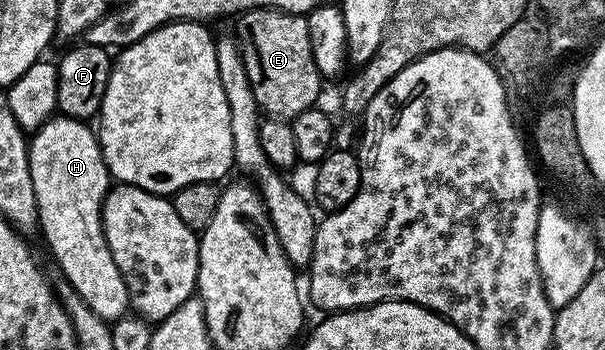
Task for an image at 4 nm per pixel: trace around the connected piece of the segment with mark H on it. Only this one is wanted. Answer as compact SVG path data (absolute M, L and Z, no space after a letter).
M54 115L44 125L35 130L28 138L29 166L31 167L31 183L35 187L35 203L37 204L37 223L39 233L45 236L57 265L61 268L60 276L69 282L70 287L107 322L118 321L130 312L129 288L111 255L111 247L107 247L107 239L101 222L101 208L105 196L111 188L109 168L103 159L101 142L84 120L64 115Z

